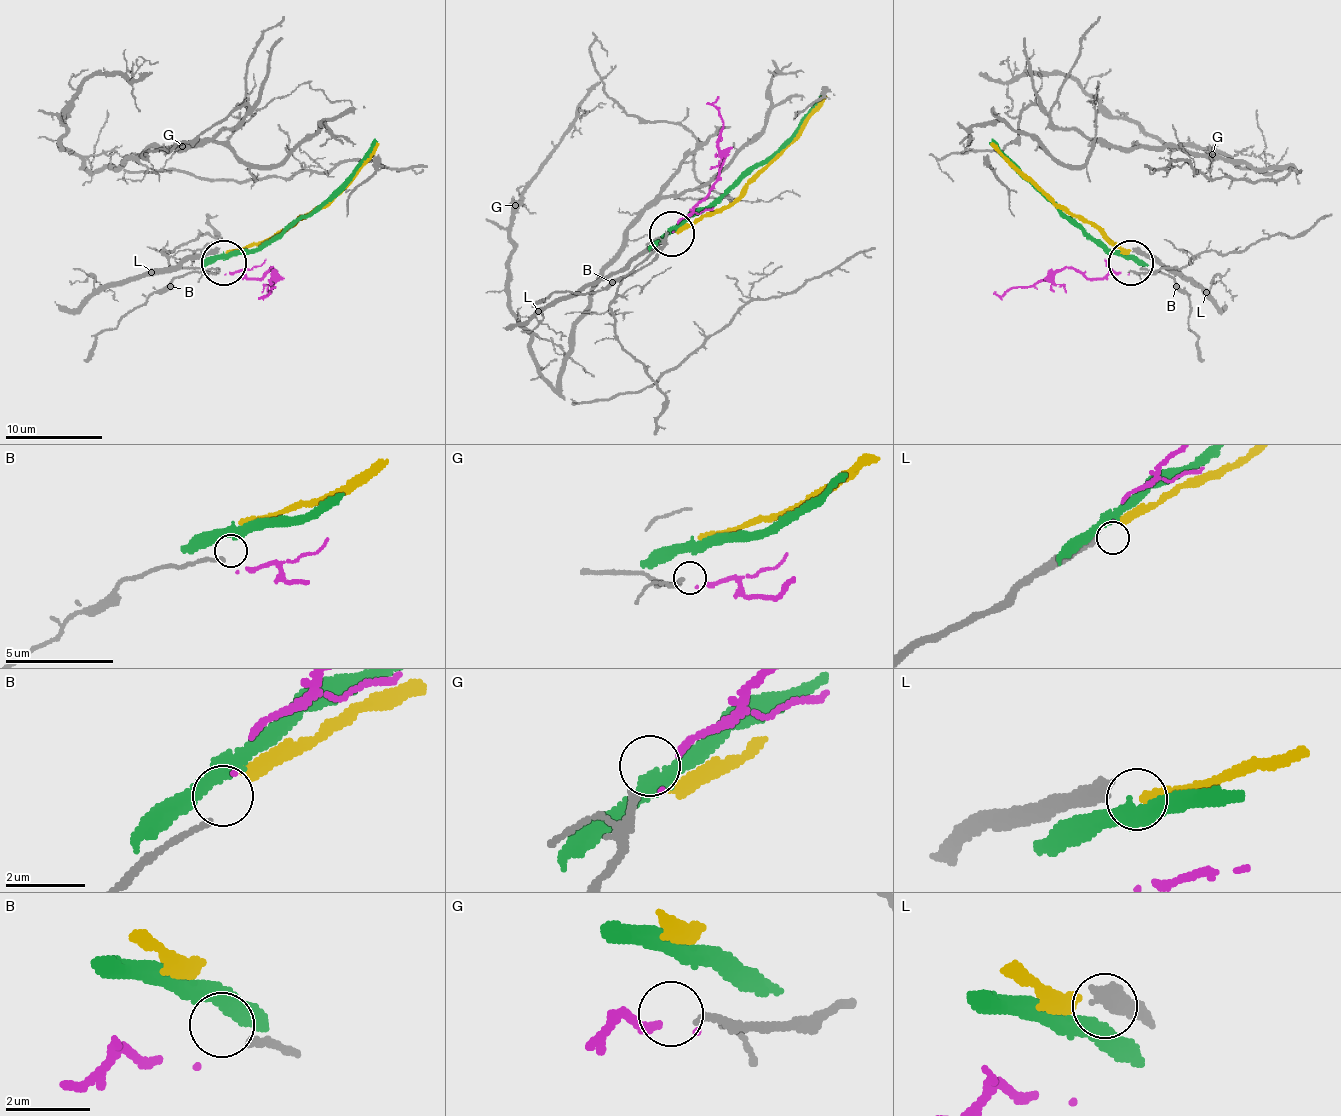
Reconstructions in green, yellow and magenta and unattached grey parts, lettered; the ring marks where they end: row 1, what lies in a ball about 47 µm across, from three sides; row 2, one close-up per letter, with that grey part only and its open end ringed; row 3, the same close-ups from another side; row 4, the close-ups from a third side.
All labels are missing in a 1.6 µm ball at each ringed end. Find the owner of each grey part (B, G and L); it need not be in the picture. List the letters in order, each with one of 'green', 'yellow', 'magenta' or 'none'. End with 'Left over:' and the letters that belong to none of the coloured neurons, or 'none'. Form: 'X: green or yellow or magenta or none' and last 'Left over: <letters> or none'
B: none
G: magenta
L: yellow
Left over: B

